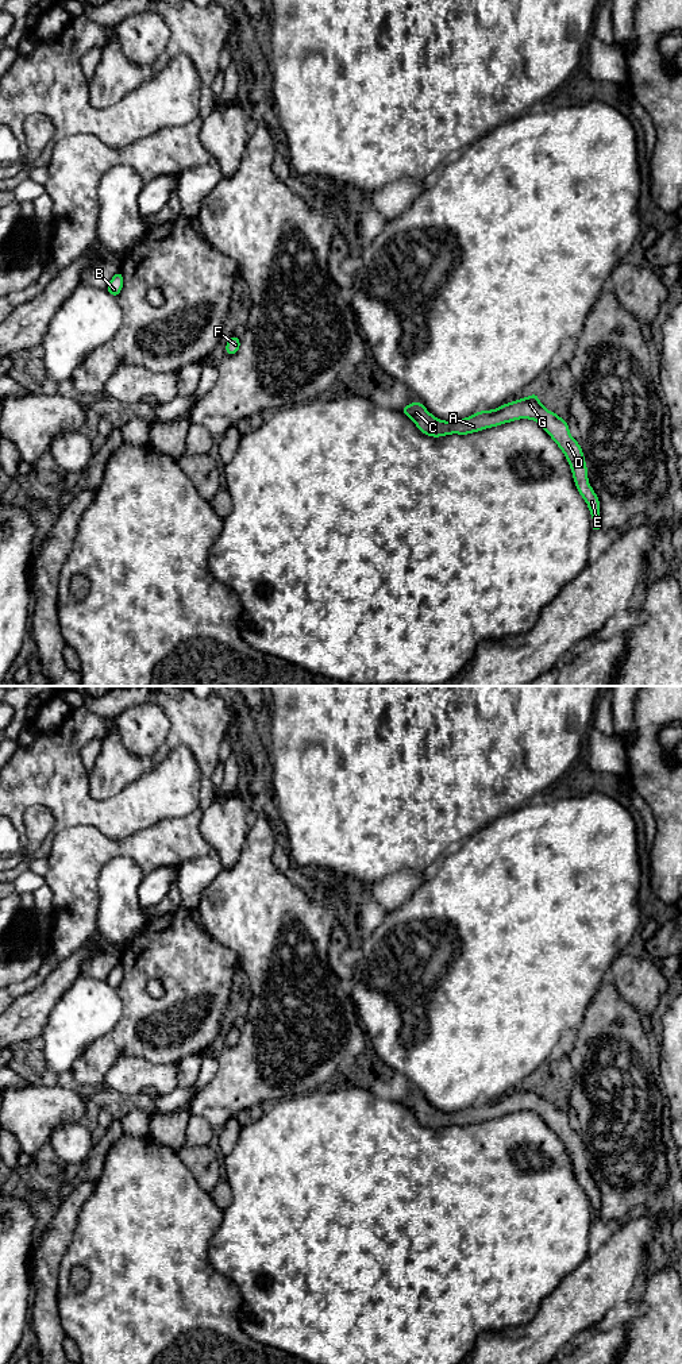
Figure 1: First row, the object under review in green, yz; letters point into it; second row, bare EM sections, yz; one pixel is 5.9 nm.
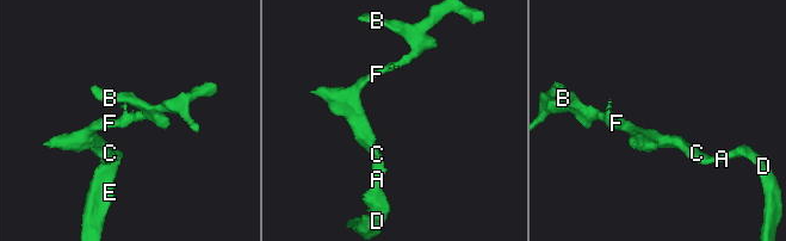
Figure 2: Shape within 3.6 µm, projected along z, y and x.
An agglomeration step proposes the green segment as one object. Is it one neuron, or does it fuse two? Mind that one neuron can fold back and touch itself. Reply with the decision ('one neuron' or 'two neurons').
one neuron

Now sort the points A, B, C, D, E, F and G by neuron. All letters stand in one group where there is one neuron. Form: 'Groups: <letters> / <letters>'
Groups: A B C D E F G

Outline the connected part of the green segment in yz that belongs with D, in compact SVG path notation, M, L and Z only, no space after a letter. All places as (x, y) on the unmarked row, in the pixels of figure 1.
M537 1084L504 1095L493 1102L479 1102L478 1105L455 1113L436 1110L425 1101L423 1094L411 1094L404 1098L401 1103L415 1113L420 1124L432 1129L451 1125L469 1126L519 1110L535 1111L563 1143L571 1159L574 1175L589 1198L593 1221L600 1221L600 1191L587 1172L583 1143L579 1134L571 1129L567 1113L544 1099L539 1093Z

